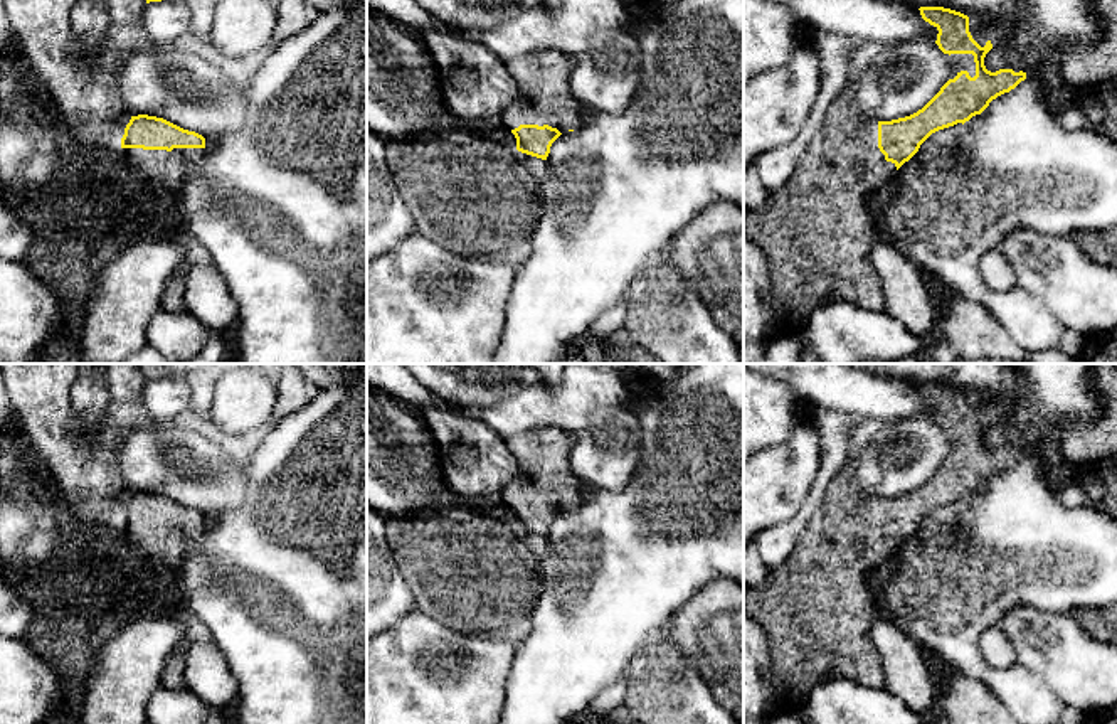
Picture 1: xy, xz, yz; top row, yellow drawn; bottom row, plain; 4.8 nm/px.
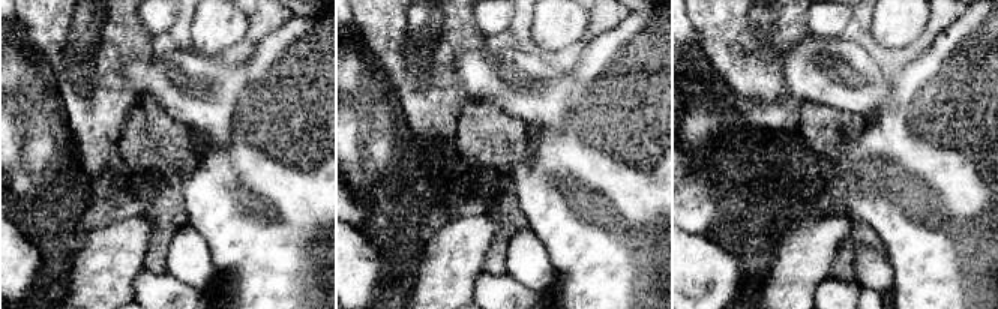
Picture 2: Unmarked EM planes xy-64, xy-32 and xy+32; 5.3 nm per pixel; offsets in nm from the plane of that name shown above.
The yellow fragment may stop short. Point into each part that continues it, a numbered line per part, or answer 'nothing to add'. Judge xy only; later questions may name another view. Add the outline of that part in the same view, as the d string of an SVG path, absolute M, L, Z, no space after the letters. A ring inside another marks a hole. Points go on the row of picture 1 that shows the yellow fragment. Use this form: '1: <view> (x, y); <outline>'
1: xy (160, 170); M123 148L126 160L135 173L131 184L141 190L156 190L163 195L173 195L190 172L205 157L207 148L173 148L143 150Z

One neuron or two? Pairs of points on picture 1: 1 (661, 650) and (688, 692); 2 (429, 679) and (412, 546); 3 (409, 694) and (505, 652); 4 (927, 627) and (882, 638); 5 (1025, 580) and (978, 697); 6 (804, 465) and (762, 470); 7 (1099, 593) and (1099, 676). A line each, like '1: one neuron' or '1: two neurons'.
1: one neuron
2: two neurons
3: one neuron
4: two neurons
5: two neurons
6: one neuron
7: two neurons

